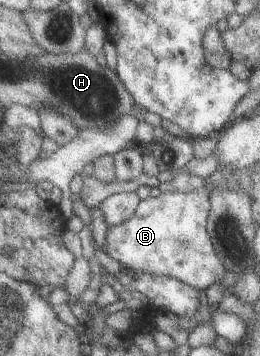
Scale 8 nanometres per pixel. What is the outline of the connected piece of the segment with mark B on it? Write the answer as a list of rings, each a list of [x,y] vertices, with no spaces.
[[[204,186],[186,193],[165,191],[140,200],[131,218],[106,228],[103,252],[129,271],[163,275],[198,291],[218,283],[225,270],[206,229],[208,191]]]

